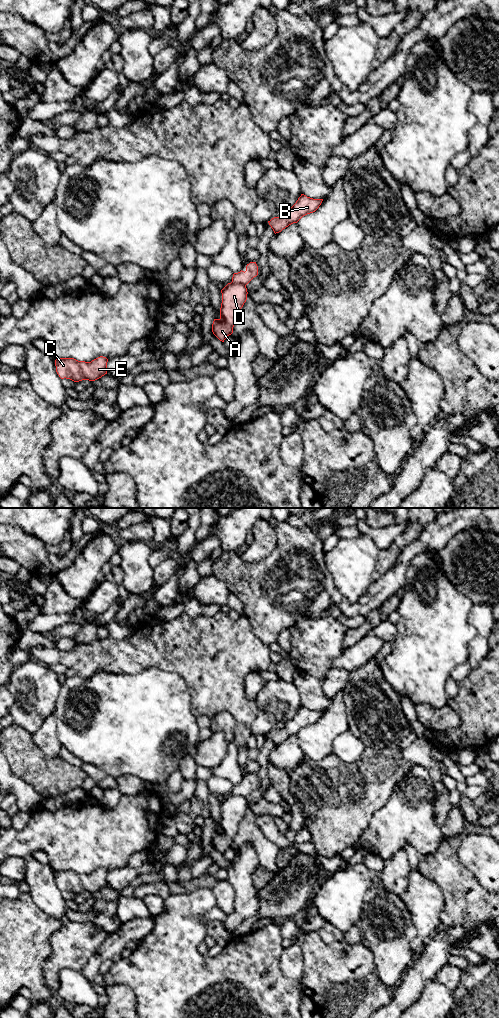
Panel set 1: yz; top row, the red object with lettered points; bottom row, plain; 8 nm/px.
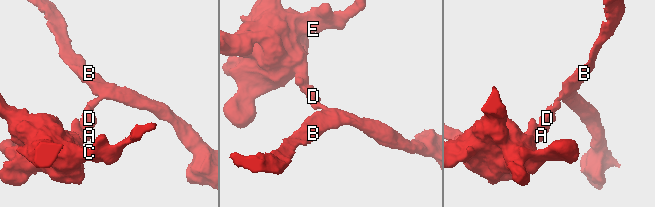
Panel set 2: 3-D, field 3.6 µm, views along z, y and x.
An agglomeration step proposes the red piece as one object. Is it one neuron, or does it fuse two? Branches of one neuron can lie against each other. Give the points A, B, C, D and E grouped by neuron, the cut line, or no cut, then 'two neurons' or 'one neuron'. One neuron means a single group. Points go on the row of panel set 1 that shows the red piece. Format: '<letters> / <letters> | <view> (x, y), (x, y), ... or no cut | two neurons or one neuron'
A C D E / B | yz (232, 281), (245, 285) | two neurons

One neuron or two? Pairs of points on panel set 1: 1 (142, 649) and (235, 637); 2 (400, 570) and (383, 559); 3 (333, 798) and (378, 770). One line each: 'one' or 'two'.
1: one
2: two
3: one

